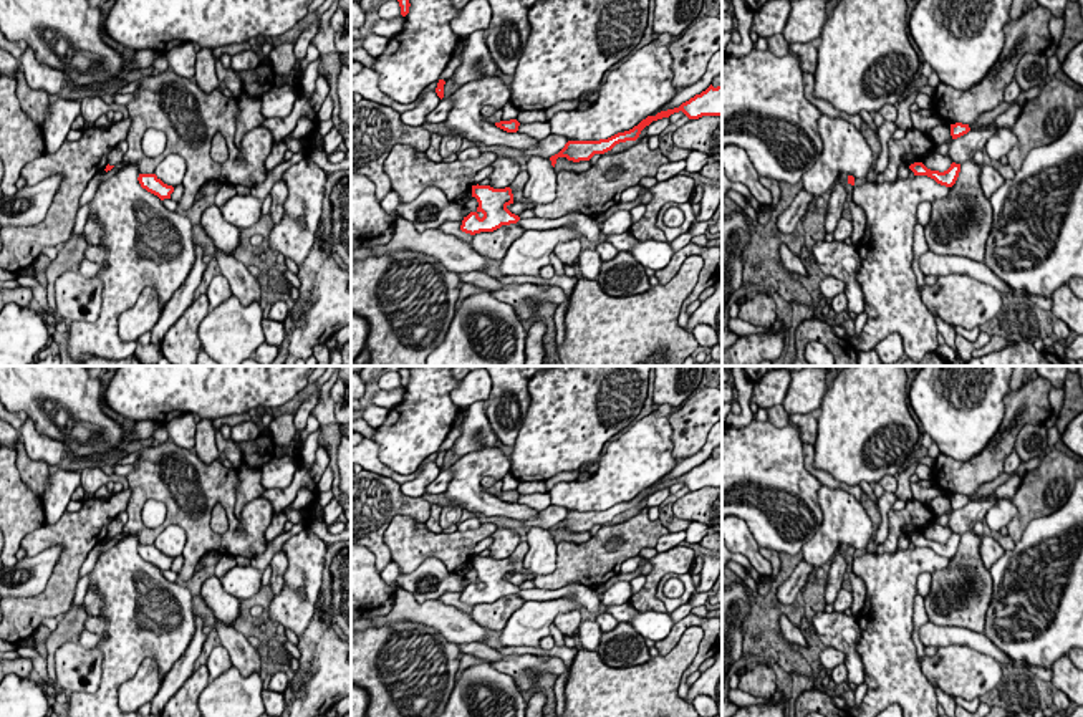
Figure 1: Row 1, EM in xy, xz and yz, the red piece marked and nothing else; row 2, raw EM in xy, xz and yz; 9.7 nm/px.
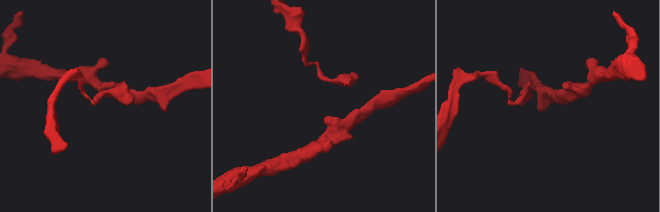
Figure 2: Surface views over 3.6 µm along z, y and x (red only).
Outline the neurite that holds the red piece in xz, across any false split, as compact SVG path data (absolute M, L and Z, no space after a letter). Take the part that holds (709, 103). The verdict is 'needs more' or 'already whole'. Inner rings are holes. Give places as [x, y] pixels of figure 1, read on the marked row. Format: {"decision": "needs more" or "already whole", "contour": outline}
{"decision": "already whole", "contour": "M710 84L705 91L696 94L689 101L682 103L679 108L661 111L656 116L647 116L633 129L618 132L608 139L568 141L558 154L550 157L551 166L555 167L558 157L566 157L573 162L590 161L594 154L604 154L619 142L636 141L641 131L652 121L669 118L671 114L679 111L682 111L689 119L699 119L702 116L722 116L722 86L714 88Z"}

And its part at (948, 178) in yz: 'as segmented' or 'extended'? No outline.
extended

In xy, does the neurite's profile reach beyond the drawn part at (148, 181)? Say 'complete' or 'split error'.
complete

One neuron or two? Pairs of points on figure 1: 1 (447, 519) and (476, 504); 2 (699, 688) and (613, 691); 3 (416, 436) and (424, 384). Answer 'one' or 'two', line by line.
1: two
2: two
3: one

